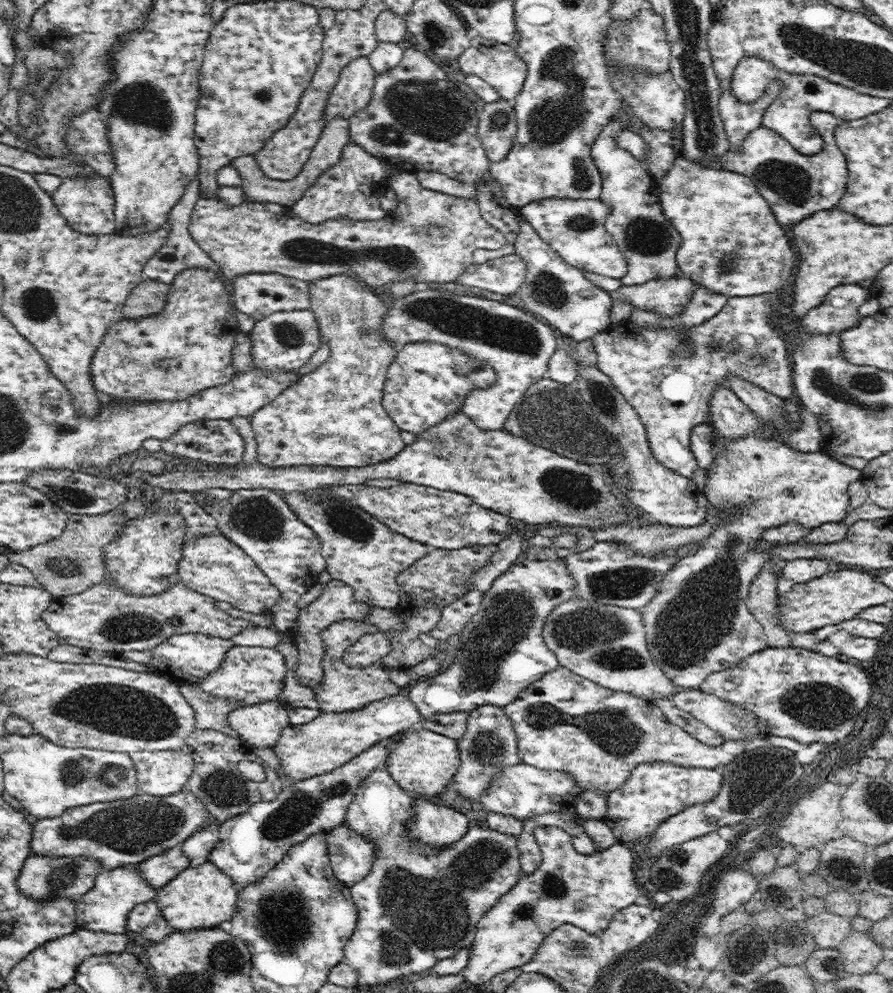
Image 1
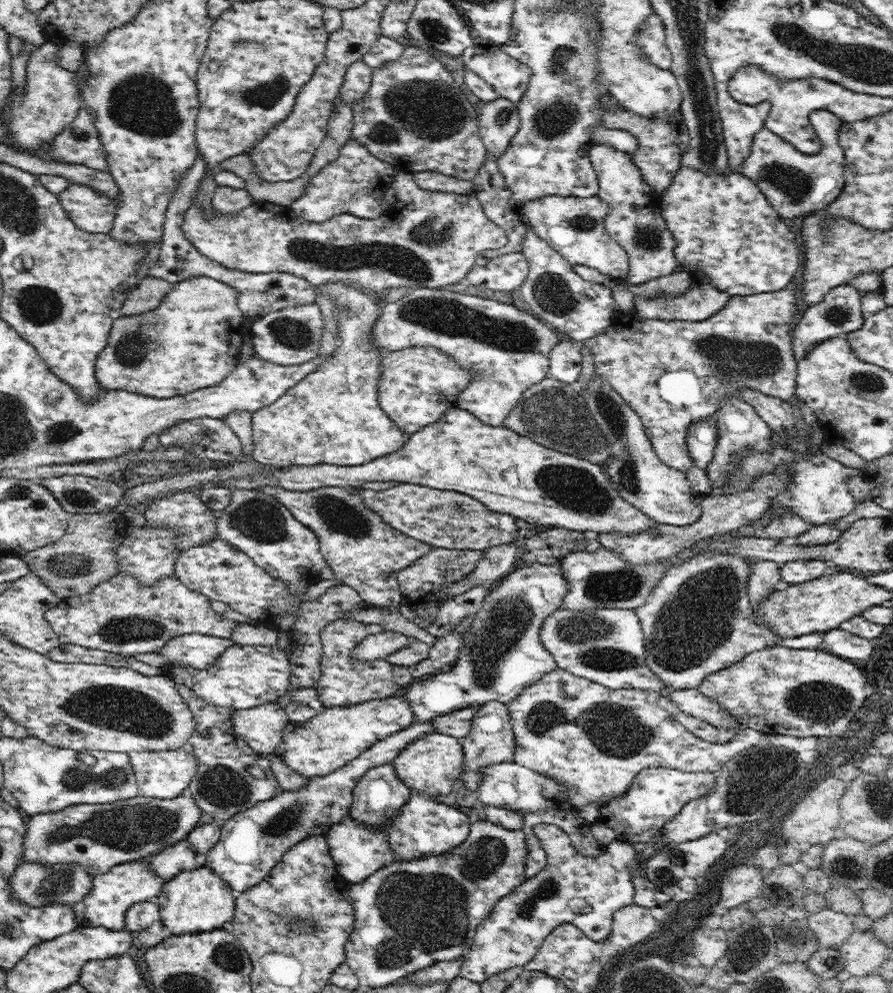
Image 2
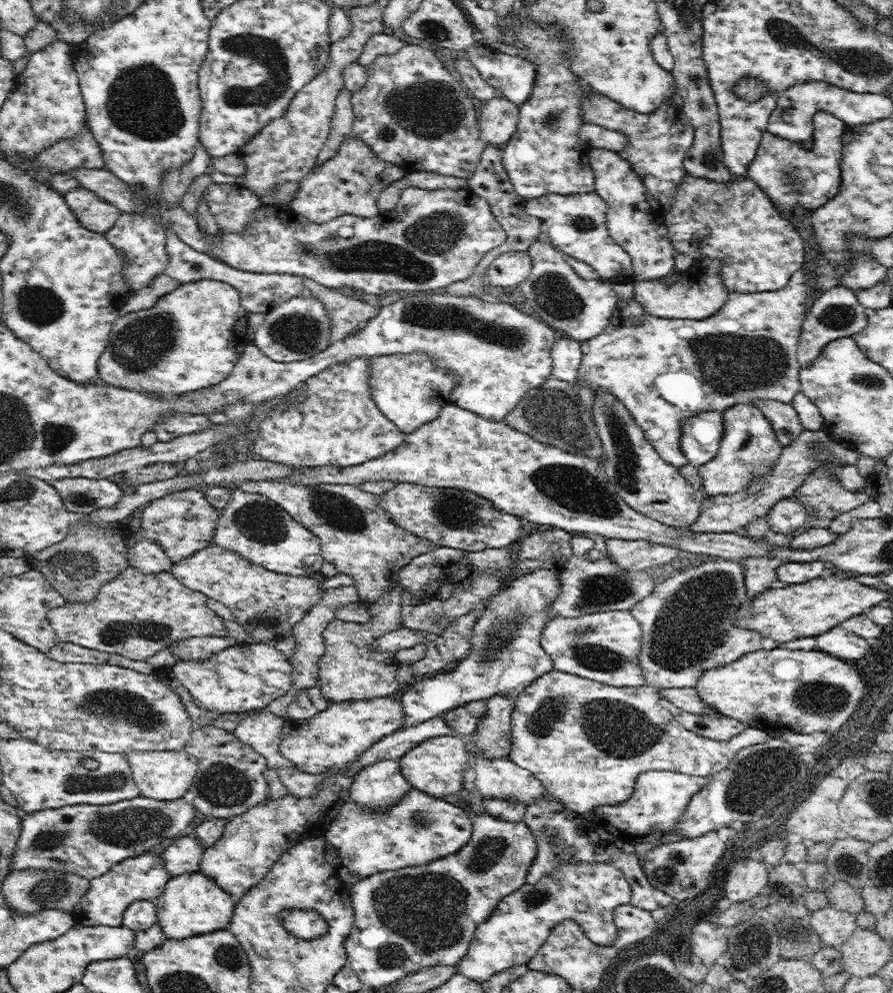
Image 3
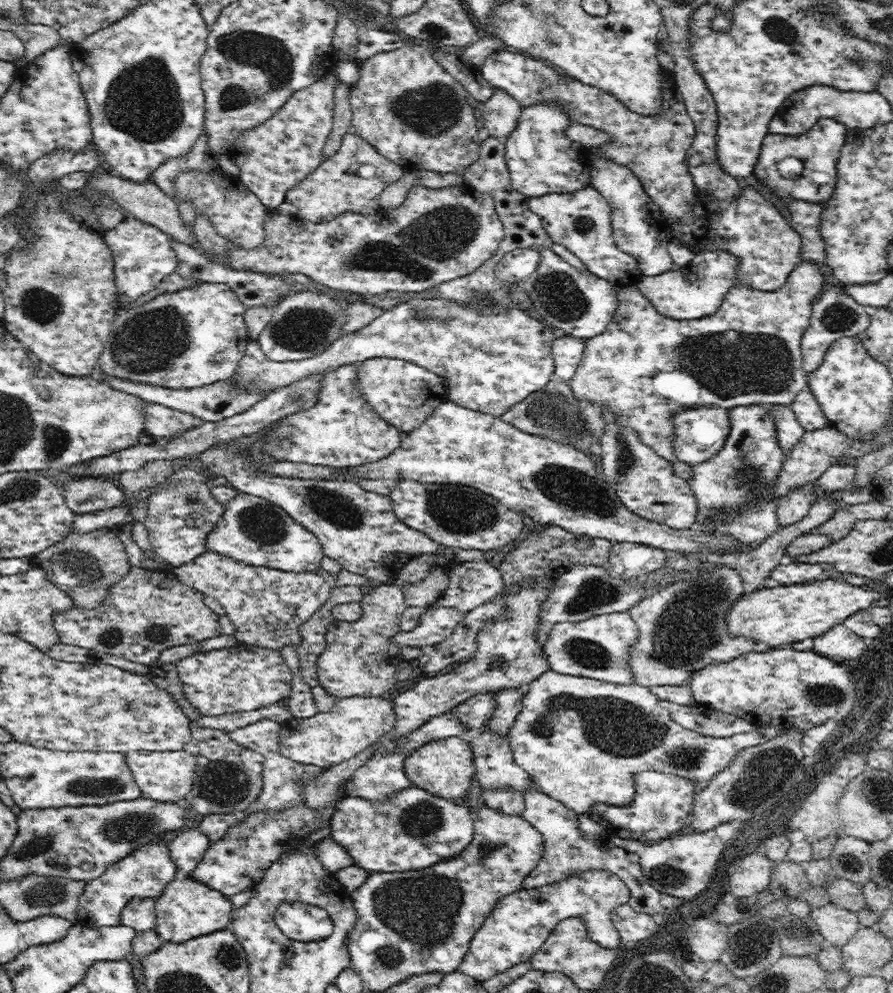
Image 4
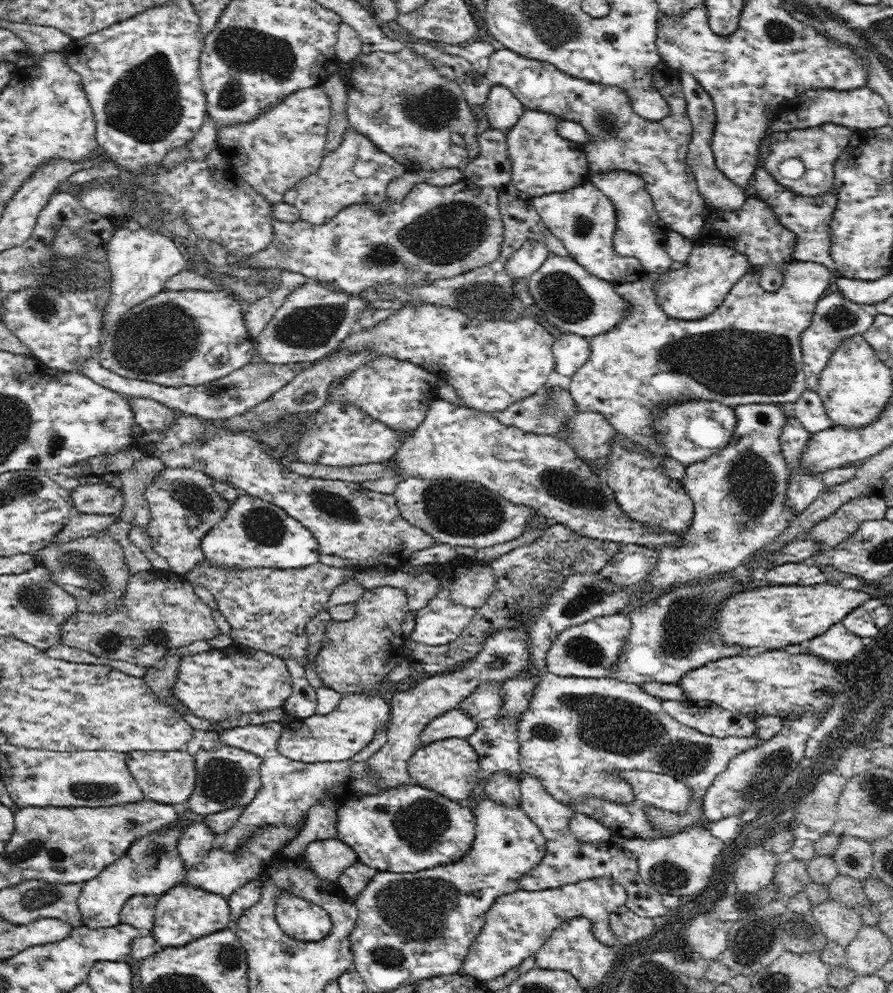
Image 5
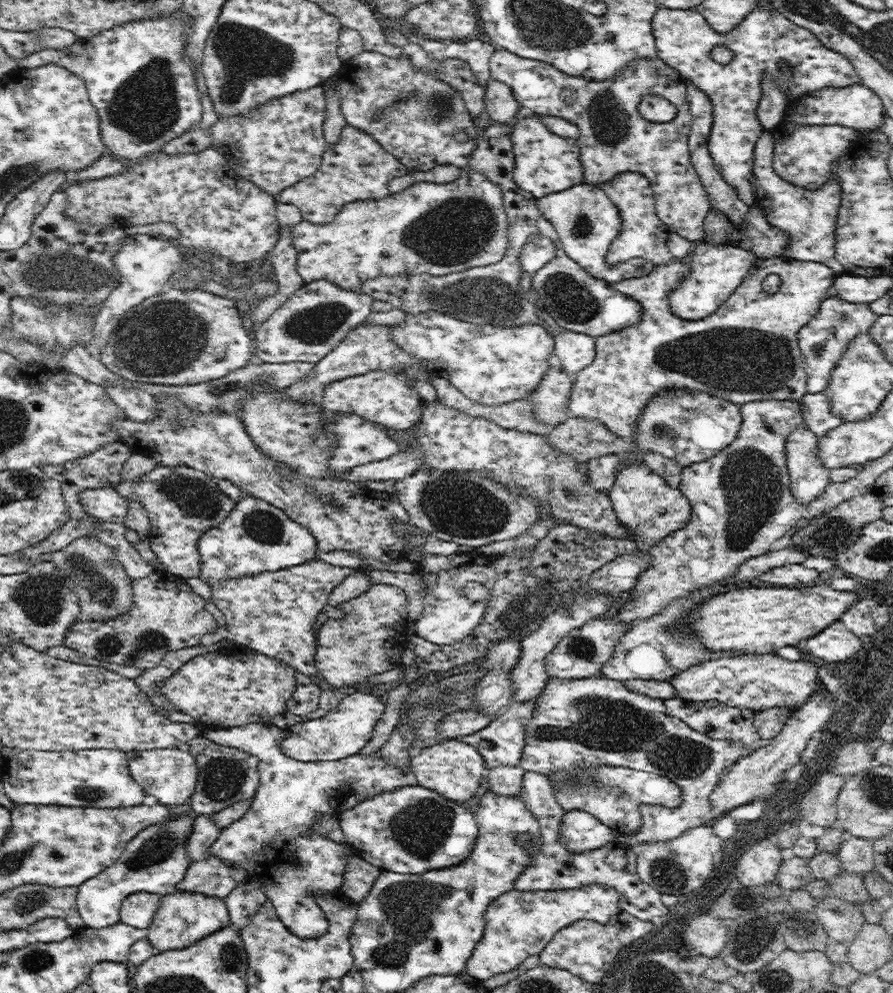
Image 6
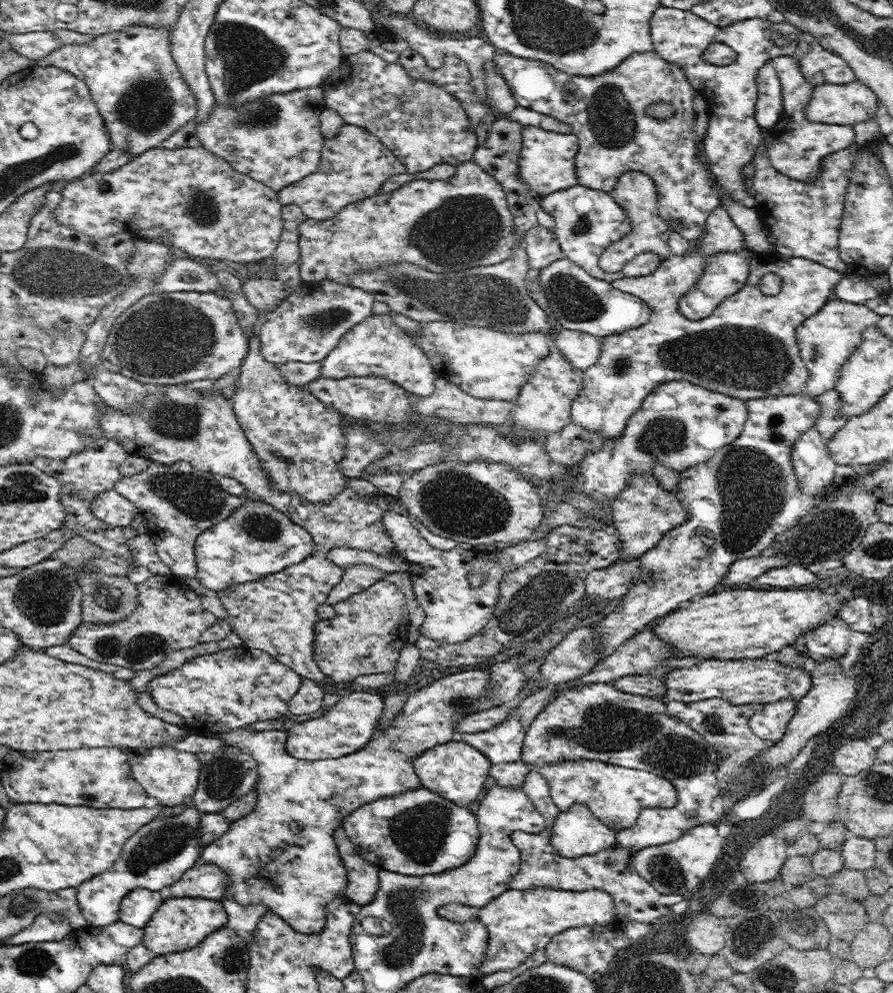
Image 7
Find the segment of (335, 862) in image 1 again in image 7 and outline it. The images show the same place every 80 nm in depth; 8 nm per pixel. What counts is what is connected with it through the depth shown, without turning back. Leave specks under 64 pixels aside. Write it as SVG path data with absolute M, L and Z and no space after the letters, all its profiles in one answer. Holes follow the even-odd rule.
M422 786L360 806L344 818L342 825L364 860L408 876L443 873L462 866L475 854L479 840L474 813Z

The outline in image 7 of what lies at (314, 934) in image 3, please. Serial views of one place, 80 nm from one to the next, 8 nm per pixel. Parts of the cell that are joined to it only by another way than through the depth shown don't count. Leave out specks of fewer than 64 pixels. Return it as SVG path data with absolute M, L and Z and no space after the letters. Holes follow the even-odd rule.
M470 669L466 671L459 671L457 673L449 674L443 676L437 680L434 680L429 685L418 689L417 691L410 693L406 702L403 704L400 712L394 717L393 723L389 726L391 729L376 729L370 741L364 745L364 748L357 750L355 753L346 755L345 757L338 757L335 759L322 759L322 760L300 760L299 758L294 758L288 751L286 751L286 740L288 733L285 730L251 730L247 726L242 726L240 729L232 731L218 732L218 736L211 736L211 732L207 733L210 737L218 737L218 742L221 740L227 742L232 747L240 749L242 752L251 754L254 760L257 762L259 771L259 780L256 784L257 793L257 804L254 810L250 814L244 815L242 818L235 820L229 826L229 830L225 832L221 838L214 840L205 846L201 850L201 861L206 864L216 865L218 868L222 869L229 878L229 883L227 884L226 894L224 898L232 899L240 903L240 905L246 907L247 905L264 905L272 912L281 916L292 929L304 934L318 934L325 927L326 920L326 906L328 904L339 901L340 897L345 894L346 884L347 884L347 874L345 869L344 861L342 860L340 851L338 850L338 844L336 844L335 833L342 829L342 822L348 814L352 814L356 808L369 804L370 802L375 802L380 798L391 798L397 795L403 794L405 790L418 790L421 787L420 780L416 775L416 771L413 768L413 761L418 758L426 750L430 750L435 746L444 744L446 742L452 741L454 738L458 738L456 732L454 732L454 724L460 722L460 718L468 716L468 714L474 714L474 712L480 712L480 710L488 710L488 708L494 707L492 699L486 695L486 690L488 684L490 684L490 672L480 669Z

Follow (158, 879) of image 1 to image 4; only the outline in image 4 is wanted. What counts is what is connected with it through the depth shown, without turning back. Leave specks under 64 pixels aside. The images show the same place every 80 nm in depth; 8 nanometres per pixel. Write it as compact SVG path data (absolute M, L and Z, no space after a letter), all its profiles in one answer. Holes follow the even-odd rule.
M192 828L180 833L169 844L170 857L176 865L179 877L189 876L202 860L206 849L212 842L206 834L202 834L199 828Z

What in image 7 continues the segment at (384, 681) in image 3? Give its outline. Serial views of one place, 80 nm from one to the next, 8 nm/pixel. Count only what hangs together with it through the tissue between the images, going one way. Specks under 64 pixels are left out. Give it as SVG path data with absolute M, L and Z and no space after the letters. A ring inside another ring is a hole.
M386 579L377 580L364 592L353 595L333 605L336 616L330 619L319 619L315 624L314 658L320 670L334 682L350 682L362 674L395 672L399 652L406 640L409 626L409 610L403 590Z

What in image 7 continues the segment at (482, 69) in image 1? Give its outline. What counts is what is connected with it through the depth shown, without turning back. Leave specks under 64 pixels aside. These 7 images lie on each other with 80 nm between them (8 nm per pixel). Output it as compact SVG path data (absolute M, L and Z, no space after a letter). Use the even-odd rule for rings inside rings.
M655 50L631 54L610 72L588 77L569 75L544 61L520 58L506 52L496 52L492 63L494 71L500 71L506 79L512 96L520 106L552 116L570 126L572 134L579 140L575 165L580 185L610 193L625 172L643 172L654 181L659 215L671 230L694 245L704 236L708 215L721 205L720 194L712 179L709 163L704 163L694 142L692 126L696 118L694 94L697 90L691 86L680 65L664 60ZM652 102L670 103L674 114L663 119L646 115L646 108Z

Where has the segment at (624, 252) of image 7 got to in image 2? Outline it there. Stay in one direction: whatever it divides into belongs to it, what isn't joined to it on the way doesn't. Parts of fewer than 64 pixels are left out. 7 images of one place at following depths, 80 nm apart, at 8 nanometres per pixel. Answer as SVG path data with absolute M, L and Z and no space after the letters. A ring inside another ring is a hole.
M592 142L589 159L597 174L598 195L608 203L608 214L604 219L605 230L628 255L629 272L621 282L628 285L644 284L678 270L675 257L676 239L668 230L663 217L661 197L644 180L631 155L607 144Z

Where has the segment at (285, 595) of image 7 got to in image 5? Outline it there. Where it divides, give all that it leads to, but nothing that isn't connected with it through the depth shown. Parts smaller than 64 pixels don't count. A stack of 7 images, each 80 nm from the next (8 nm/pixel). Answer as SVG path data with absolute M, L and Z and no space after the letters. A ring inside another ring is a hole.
M208 560L203 562L184 577L193 586L204 587L210 591L216 599L218 610L226 617L231 626L231 639L240 645L246 645L253 649L262 650L274 656L291 658L303 667L306 666L306 654L308 654L308 636L306 635L306 623L310 622L320 609L329 601L332 591L345 581L346 576L352 576L356 571L352 568L333 568L318 562L304 569L222 569L214 567Z

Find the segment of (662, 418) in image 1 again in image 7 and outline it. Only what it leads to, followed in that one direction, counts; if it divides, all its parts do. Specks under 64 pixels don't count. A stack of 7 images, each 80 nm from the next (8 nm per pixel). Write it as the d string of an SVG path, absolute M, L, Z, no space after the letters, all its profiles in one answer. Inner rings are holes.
M722 204L708 215L704 236L684 255L671 254L660 262L660 266L652 274L641 277L628 277L612 281L617 290L633 294L644 300L652 310L651 318L643 326L599 338L601 354L596 364L584 370L582 390L577 394L570 406L571 422L580 427L596 432L604 438L622 438L628 419L640 408L644 399L654 388L670 381L688 381L703 386L711 391L718 391L741 401L755 398L778 397L780 395L804 392L809 374L796 338L796 328L806 318L819 312L828 301L828 296L840 278L850 275L845 271L837 271L819 262L807 258L780 256L775 252L761 253L752 251L748 278L745 286L714 310L712 315L701 320L685 318L678 309L680 300L698 282L706 268L706 256L714 256L720 252L738 252L748 249L742 231L734 224L728 211ZM775 273L782 277L783 288L780 293L768 296L760 291L760 281L765 274Z

